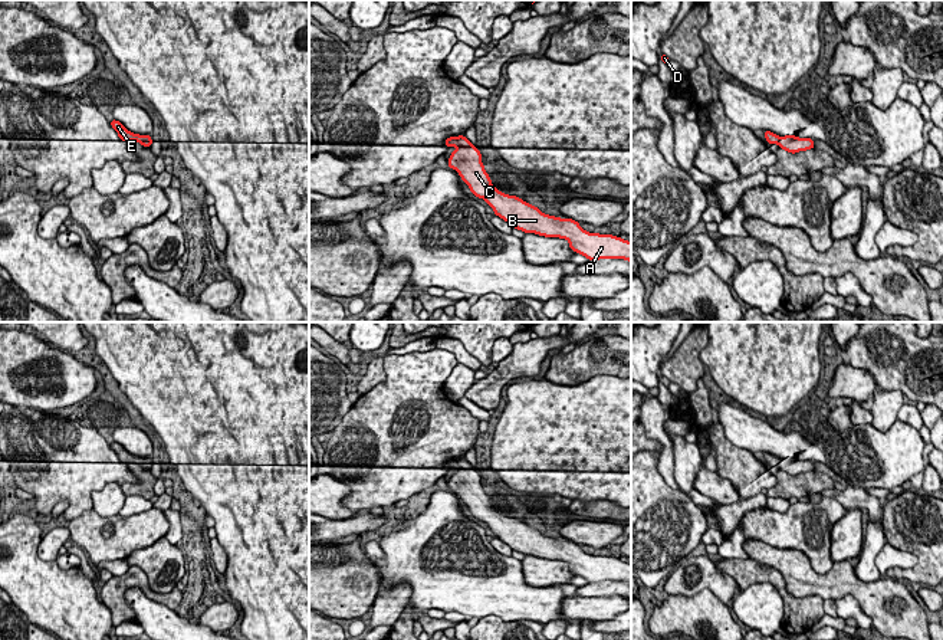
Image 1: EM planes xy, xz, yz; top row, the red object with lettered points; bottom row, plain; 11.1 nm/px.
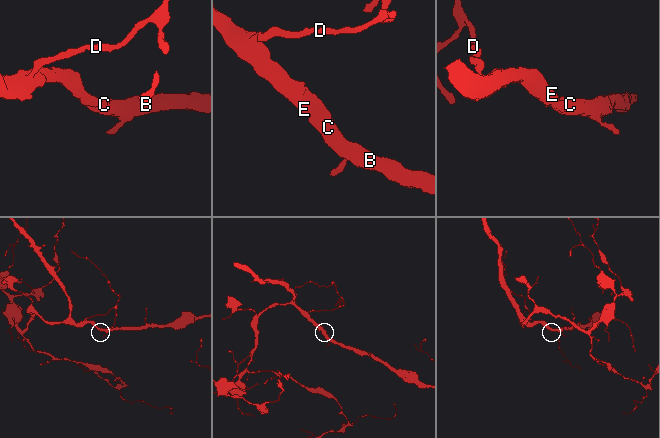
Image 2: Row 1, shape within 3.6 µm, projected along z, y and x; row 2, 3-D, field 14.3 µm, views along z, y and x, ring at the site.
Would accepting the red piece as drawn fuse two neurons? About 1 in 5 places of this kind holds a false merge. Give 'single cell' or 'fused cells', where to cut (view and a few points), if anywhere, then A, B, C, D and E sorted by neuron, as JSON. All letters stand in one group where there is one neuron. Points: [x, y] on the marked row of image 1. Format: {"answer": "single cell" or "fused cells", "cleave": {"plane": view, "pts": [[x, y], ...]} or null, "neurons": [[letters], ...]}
{"answer": "single cell", "cleave": null, "neurons": [["A", "B", "C", "D", "E"]]}

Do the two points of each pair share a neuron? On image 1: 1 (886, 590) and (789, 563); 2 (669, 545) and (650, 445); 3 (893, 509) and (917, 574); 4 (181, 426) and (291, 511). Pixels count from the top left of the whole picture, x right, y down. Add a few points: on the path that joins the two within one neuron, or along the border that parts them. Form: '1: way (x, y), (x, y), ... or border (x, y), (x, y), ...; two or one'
1: way (861, 590), (851, 584), (814, 584); one
2: border (646, 449), (660, 452); two
3: way (909, 525), (923, 540), (923, 558); one
4: way (213, 426), (239, 442), (270, 473), (270, 479); one

